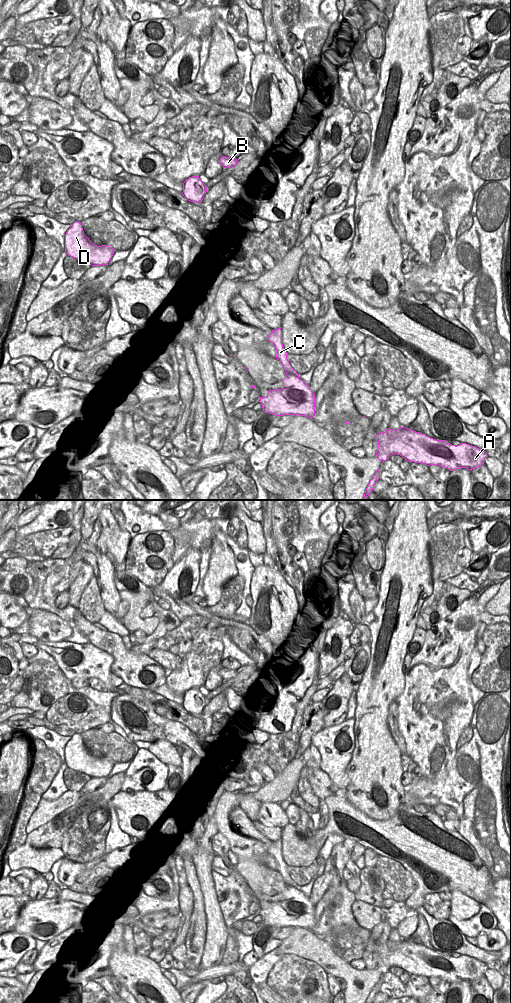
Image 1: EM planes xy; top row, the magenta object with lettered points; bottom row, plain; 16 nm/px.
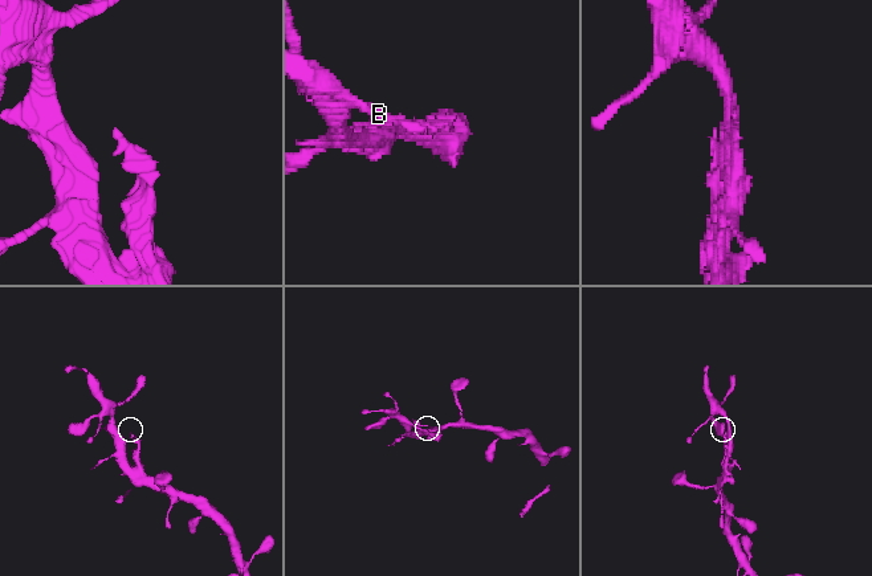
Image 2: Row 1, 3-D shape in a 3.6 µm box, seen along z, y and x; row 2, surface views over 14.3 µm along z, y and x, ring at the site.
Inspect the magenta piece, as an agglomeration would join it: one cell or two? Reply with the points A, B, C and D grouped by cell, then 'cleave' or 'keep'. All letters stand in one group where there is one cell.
A B D / C | cleave

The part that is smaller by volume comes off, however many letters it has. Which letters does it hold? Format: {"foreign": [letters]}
{"foreign": ["C"]}

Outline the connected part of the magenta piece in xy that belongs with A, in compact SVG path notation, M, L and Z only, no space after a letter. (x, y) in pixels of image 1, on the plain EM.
M405 939L397 942L387 940L385 944L376 946L375 952L378 954L375 968L382 974L397 966L409 974L439 977L450 983L460 980L471 983L484 976L487 968L485 963L475 958L466 955L455 958Z

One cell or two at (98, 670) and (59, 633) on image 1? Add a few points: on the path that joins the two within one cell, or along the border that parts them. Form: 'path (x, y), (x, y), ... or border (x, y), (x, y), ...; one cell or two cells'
border (38, 640), (62, 641); two cells

